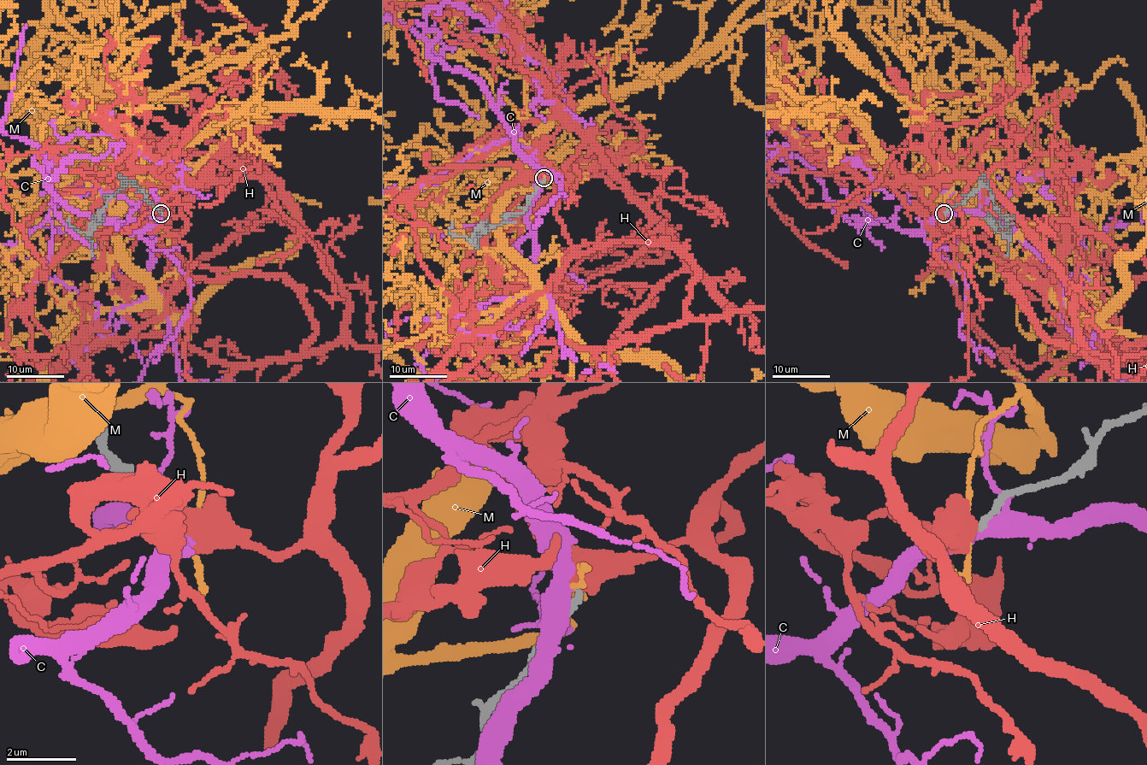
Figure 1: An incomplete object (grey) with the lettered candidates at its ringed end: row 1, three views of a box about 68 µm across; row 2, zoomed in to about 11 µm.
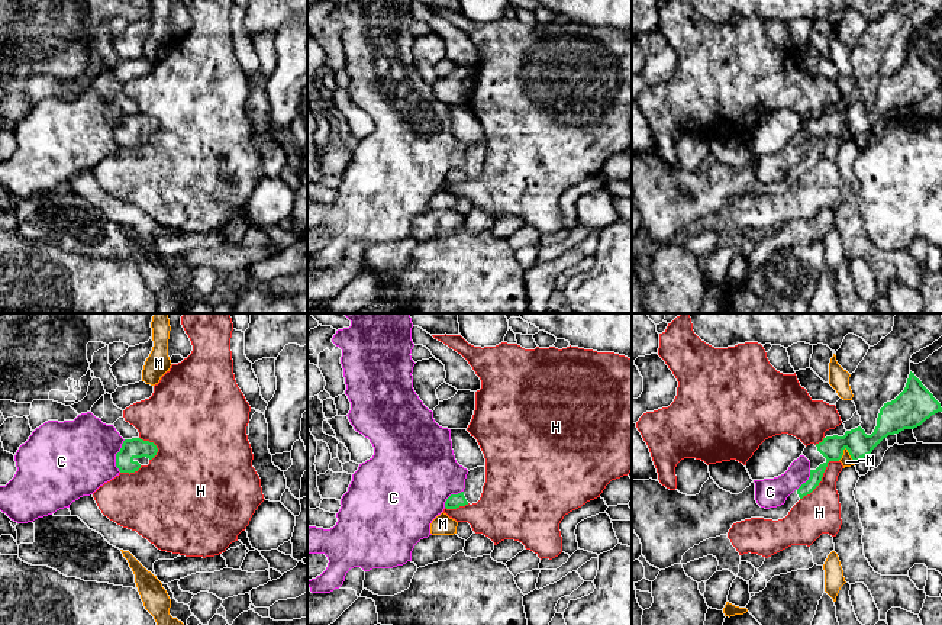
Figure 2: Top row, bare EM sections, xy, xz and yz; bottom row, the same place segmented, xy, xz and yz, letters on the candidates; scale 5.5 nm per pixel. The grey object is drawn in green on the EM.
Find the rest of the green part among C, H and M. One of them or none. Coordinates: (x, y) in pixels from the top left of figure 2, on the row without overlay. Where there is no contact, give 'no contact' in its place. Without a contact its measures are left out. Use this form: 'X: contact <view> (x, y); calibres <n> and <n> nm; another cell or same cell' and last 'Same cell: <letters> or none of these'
C: contact xy (116, 131); calibres 110 and 420 nm; another cell
H: contact yz (822, 151); calibres 130 and 240 nm; another cell
M: contact yz (849, 129); calibres 140 and 60 nm; another cell
Same cell: none of these

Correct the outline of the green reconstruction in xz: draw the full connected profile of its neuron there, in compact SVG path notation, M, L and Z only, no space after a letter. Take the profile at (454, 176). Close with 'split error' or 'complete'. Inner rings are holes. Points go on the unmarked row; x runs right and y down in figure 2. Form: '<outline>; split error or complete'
M485 142L470 145L465 154L465 164L458 170L451 170L446 177L446 184L457 184L459 181L477 178L483 168L485 158Z; split error

